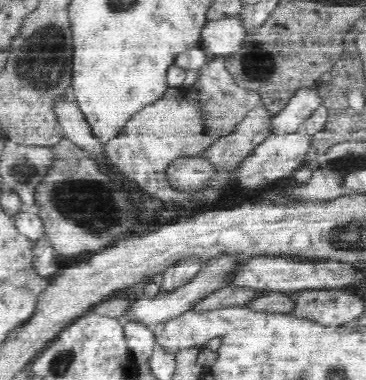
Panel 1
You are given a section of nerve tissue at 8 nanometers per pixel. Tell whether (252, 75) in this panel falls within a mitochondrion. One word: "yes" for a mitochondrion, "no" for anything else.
yes

